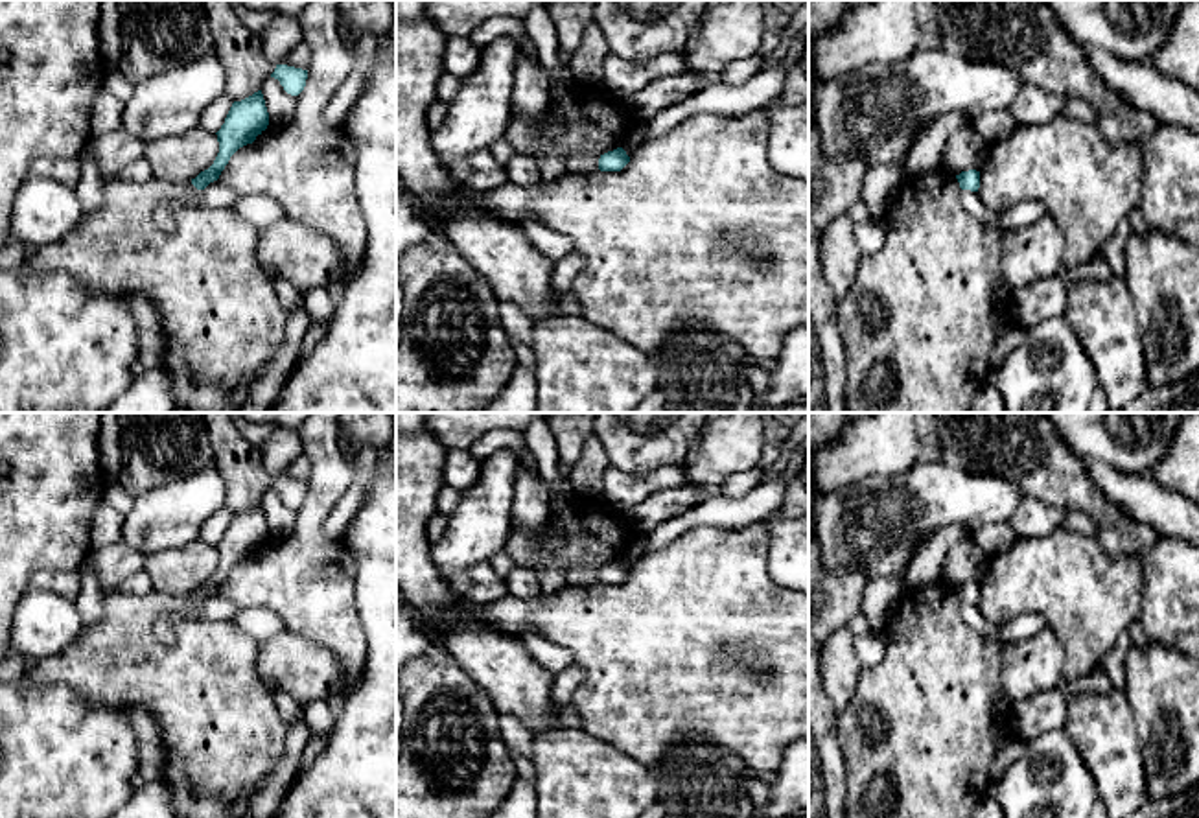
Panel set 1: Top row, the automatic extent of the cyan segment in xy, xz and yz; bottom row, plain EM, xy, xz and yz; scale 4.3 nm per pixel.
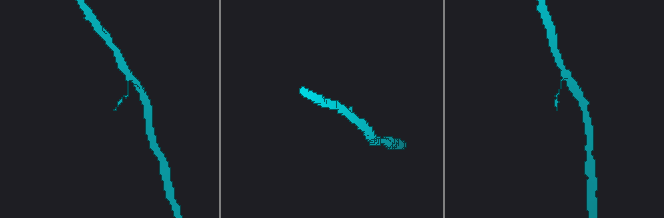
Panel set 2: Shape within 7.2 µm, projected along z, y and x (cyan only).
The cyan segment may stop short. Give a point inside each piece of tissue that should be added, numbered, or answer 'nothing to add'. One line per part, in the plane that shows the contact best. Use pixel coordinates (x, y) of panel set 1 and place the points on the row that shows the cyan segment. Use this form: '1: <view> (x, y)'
nothing to add

